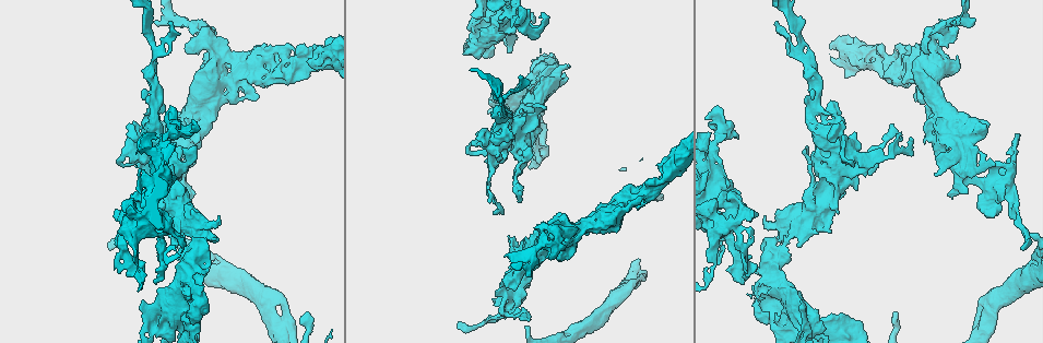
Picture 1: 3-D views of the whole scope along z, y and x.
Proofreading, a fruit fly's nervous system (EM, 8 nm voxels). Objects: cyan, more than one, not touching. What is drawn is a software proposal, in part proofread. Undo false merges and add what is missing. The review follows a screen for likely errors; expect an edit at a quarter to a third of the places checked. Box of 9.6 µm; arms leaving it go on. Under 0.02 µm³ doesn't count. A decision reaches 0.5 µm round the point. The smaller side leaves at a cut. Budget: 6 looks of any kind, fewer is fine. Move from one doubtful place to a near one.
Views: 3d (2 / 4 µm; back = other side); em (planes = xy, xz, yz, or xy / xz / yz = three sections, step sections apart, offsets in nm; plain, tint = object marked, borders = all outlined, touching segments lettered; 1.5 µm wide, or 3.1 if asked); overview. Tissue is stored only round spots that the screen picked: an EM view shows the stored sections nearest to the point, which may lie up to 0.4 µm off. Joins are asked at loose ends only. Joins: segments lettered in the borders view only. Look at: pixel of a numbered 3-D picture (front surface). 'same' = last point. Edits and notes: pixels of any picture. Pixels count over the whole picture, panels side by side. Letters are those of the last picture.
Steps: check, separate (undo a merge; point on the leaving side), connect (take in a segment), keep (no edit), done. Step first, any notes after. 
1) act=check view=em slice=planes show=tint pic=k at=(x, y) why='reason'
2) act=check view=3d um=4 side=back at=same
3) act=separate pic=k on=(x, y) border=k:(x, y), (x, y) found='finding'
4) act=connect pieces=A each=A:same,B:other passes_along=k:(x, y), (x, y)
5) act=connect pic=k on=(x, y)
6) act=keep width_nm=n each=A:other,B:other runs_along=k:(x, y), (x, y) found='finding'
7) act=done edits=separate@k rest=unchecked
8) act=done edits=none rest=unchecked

act=check view=em slice=xz step=8 show=plain pic=1 at=(777, 22) why='an open end'

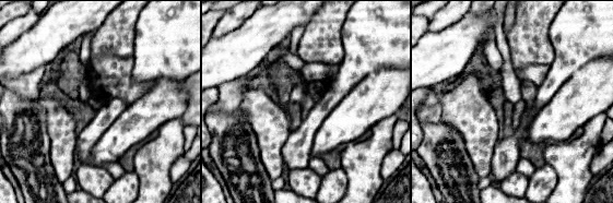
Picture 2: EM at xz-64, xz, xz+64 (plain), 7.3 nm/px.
act=check view=em slice=xz step=8 show=borders at=same why='what lies round it'

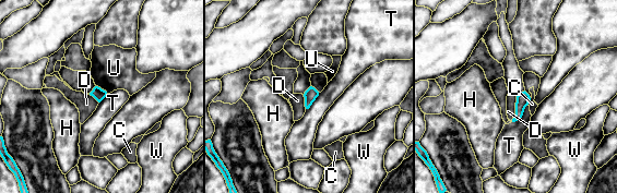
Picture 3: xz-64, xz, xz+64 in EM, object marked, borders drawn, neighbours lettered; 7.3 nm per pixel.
act=keep each=C:other,D:other,H:other,T:other,U:other,W:other border=3:(96, 85), (107, 94) found='no lettered segment goes on from it'

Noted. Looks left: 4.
act=check view=em slice=xz step=8 show=tint pic=1 at=(238, 101) why='branch stops here'

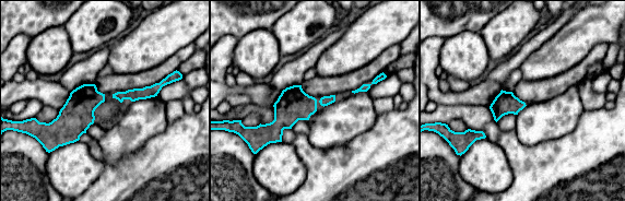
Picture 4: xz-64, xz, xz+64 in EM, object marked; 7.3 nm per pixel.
act=check view=em slice=planes show=borders at=same why='cut it another way'

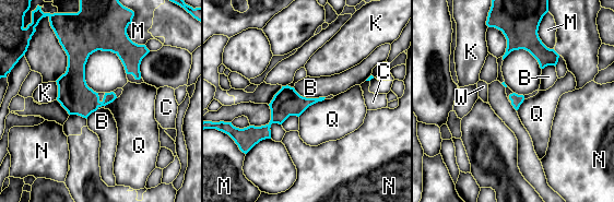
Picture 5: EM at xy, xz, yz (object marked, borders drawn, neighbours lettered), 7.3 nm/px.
act=keep longest_contact=B:260nm each=B:other,C:other,K:other,M:other,N:other,Q:other,W:other found='none of them fits'

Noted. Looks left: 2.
act=check view=em slice=planes show=borders pic=1 at=(662, 186)

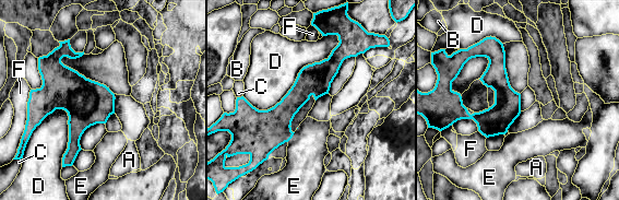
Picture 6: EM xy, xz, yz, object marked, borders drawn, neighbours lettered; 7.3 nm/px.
act=keep width_nm=60 each=A:other,B:other,C:other,D:other,E:other,F:other border=6:(337, 35), (273, 106), (242, 96) found='all the same neuron'

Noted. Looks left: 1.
act=done edits=none rest=unchecked

